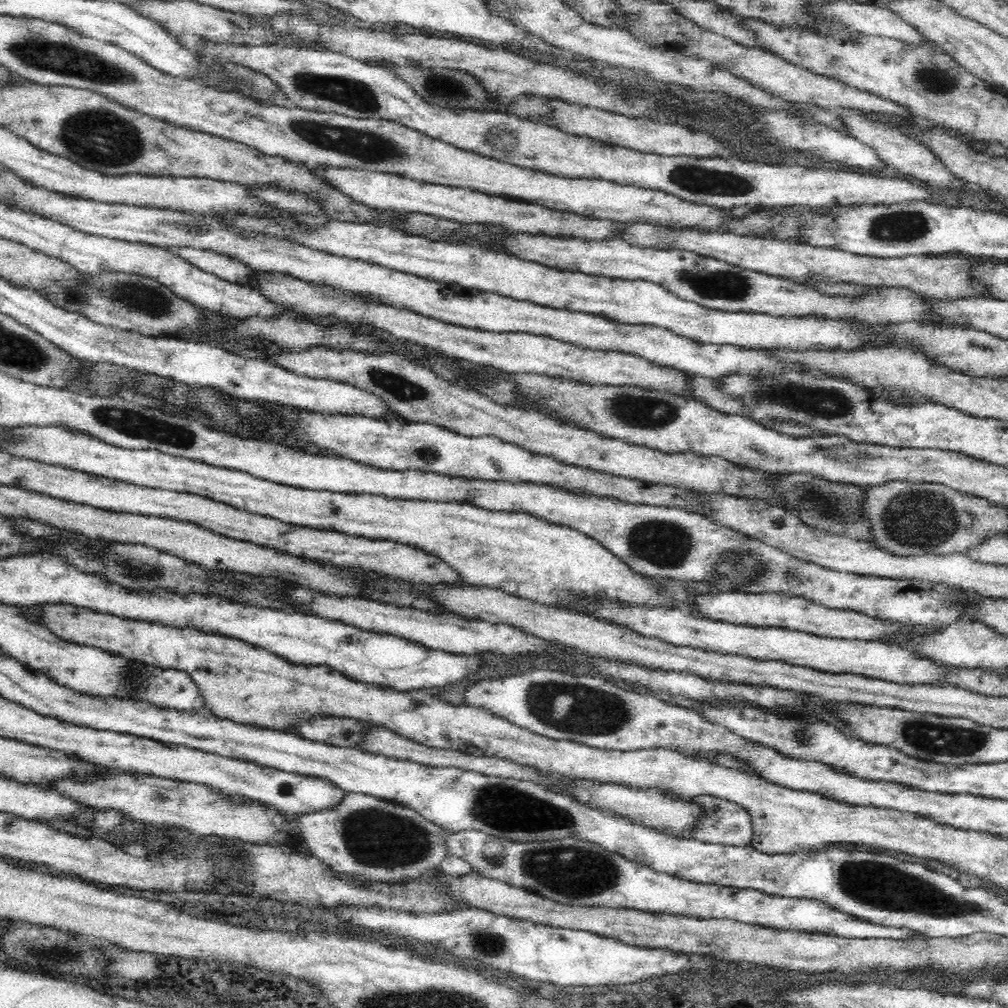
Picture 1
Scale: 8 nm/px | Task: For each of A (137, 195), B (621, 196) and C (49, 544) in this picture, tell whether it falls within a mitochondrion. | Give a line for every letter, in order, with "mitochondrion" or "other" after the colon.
A: other
B: other
C: other

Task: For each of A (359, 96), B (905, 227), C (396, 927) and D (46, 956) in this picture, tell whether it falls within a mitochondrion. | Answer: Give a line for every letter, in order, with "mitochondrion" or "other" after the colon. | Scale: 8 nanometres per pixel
A: mitochondrion
B: mitochondrion
C: other
D: mitochondrion

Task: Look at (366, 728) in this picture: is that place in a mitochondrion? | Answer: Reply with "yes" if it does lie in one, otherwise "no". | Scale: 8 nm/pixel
no

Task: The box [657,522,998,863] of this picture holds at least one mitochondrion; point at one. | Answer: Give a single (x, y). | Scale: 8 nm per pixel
(924, 736)

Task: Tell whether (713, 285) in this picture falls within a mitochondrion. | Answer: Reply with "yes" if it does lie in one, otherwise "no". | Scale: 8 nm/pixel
yes

